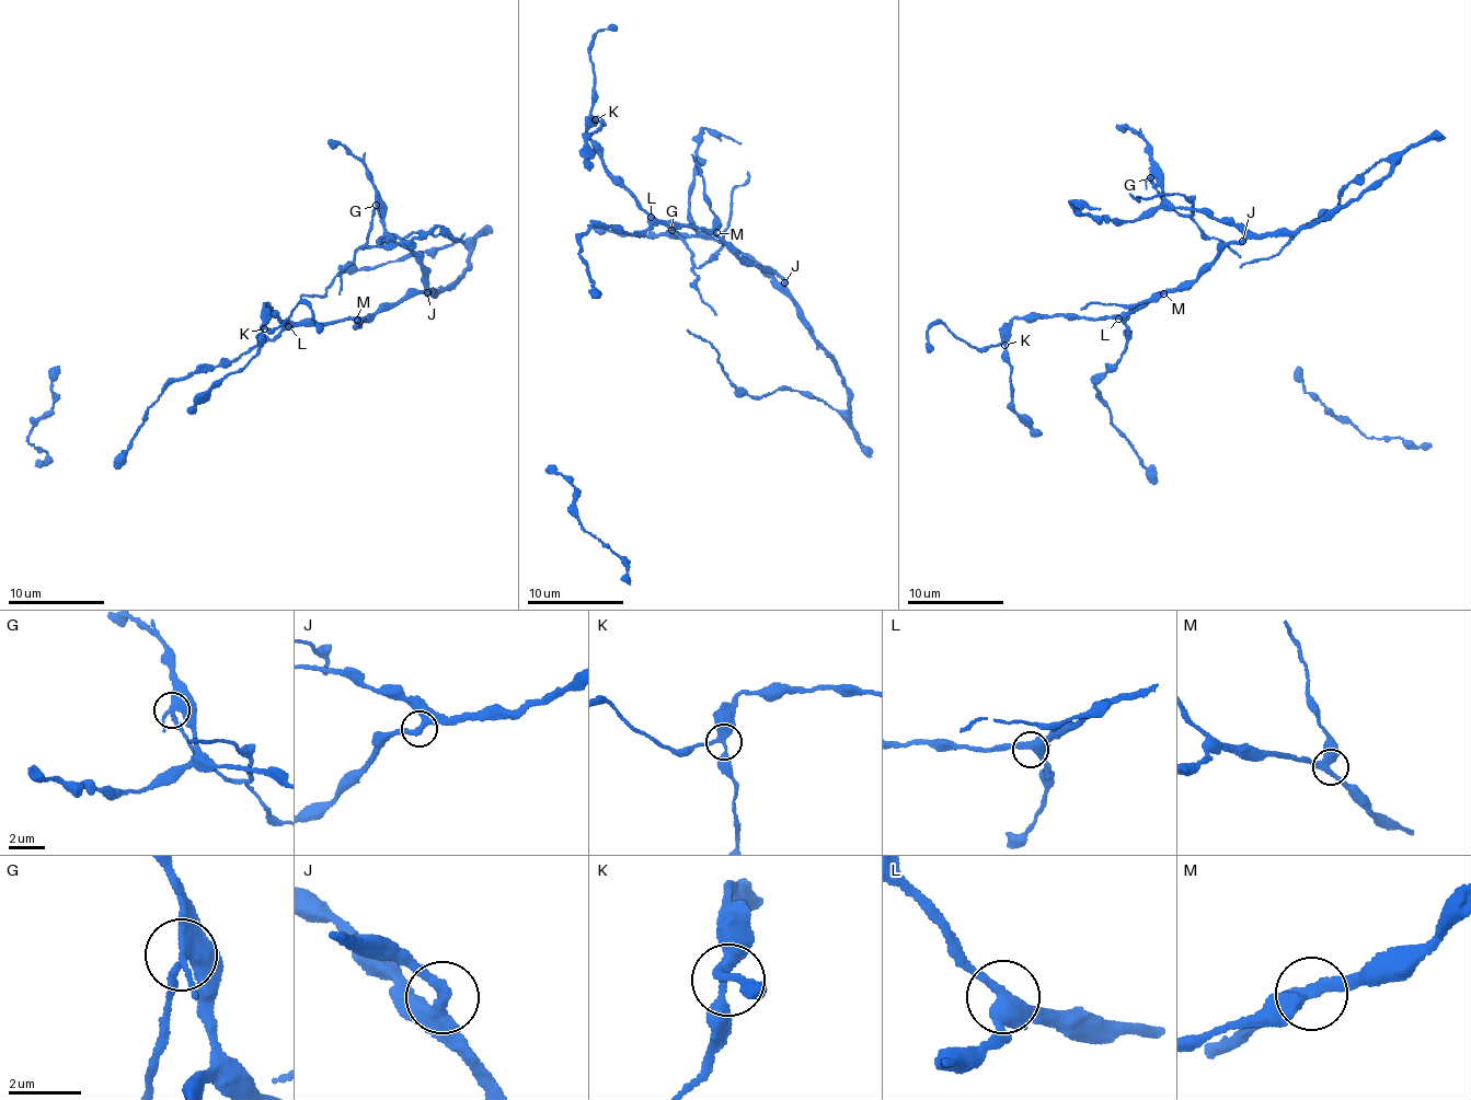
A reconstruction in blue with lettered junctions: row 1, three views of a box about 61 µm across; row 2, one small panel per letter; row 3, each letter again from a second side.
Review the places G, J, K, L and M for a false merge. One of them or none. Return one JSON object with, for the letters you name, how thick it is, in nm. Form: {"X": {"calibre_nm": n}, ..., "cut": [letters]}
{"G": {"calibre_nm": 320}, "cut": ["G"]}

